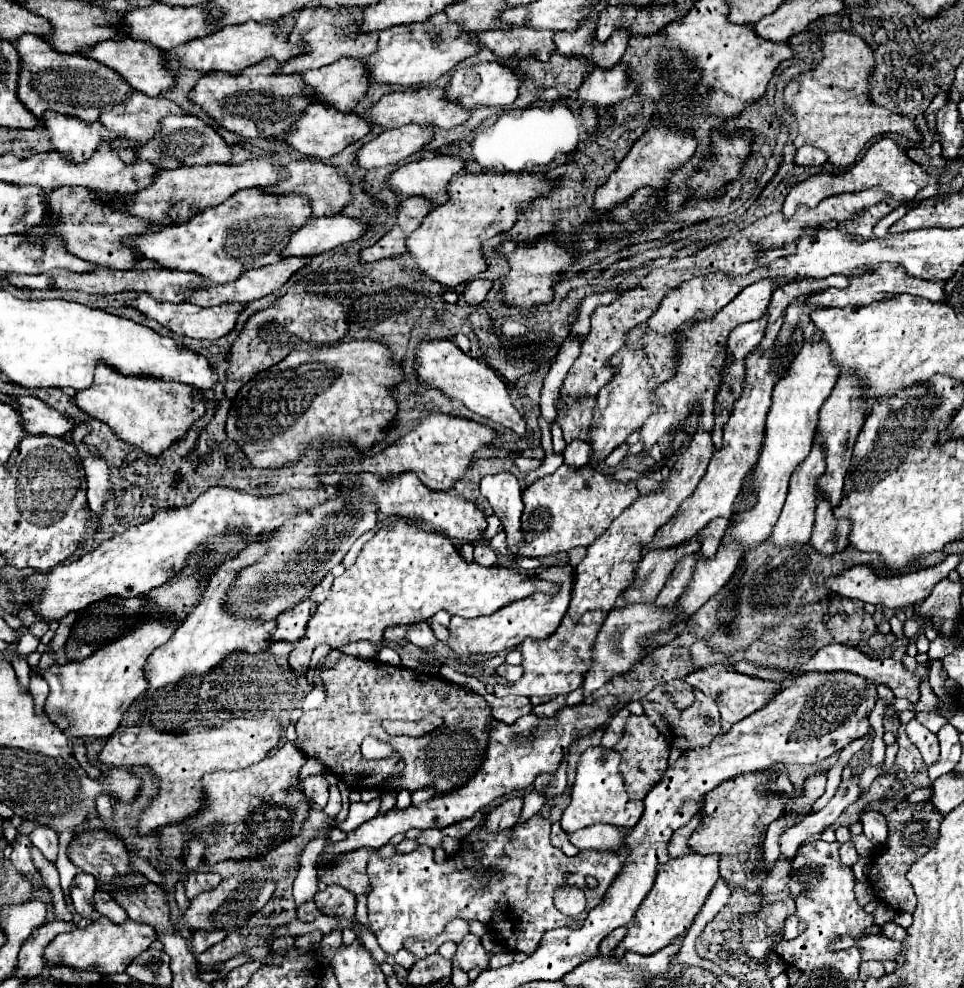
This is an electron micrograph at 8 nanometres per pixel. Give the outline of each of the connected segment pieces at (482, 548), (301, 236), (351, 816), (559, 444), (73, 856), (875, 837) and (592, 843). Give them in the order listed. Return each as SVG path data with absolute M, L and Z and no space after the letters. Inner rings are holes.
M476 545L474 547L474 561L478 563L478 565L482 565L482 567L492 567L492 565L496 565L496 553L490 549L490 547L486 547L486 545Z
M340 213L332 217L320 217L294 233L294 237L290 239L284 251L284 257L320 255L338 245L344 245L362 237L364 231L366 231L366 221L360 221L360 219L352 219Z
M380 799L372 800L371 802L364 803L364 801L358 801L358 803L350 803L350 809L348 809L348 817L342 821L342 823L332 823L332 827L344 831L344 833L350 833L354 829L358 829L362 823L374 819L380 811Z
M552 425L550 427L550 433L552 433L552 447L554 447L554 453L556 455L562 455L564 453L564 447L566 447L566 441L562 439L562 431L558 425Z
M84 831L72 839L66 849L70 861L86 873L92 873L100 883L110 883L114 875L132 873L124 843L108 831Z
M866 807L860 811L860 823L862 823L862 833L874 843L880 845L882 839L888 837L888 825L884 819L880 819L882 813L878 813L874 807Z
M596 823L582 831L576 831L570 835L570 843L578 847L580 851L594 849L594 851L618 851L624 843L624 833L614 825Z

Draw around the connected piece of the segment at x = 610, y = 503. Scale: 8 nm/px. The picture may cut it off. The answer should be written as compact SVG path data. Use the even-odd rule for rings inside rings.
M562 465L558 467L556 473L536 479L530 487L524 489L524 513L522 513L524 545L520 547L520 555L546 557L570 551L580 545L588 547L638 497L640 491L636 489L634 481L620 483L610 475L604 475L592 467L576 469L570 465ZM548 485L554 485L554 489L548 489ZM544 507L550 507L548 515L542 515Z

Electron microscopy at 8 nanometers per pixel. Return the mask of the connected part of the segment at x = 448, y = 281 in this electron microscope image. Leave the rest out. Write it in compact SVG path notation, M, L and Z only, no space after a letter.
M460 173L452 179L448 193L450 199L444 205L432 209L422 225L406 239L418 271L432 277L438 283L456 287L476 279L486 271L488 263L482 253L482 243L494 235L506 233L514 227L518 213L528 209L536 197L548 195L556 183L542 173Z

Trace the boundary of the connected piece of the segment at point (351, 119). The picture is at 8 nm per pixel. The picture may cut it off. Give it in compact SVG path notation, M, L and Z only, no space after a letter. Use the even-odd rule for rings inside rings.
M310 103L304 115L294 123L292 131L284 135L284 141L292 147L296 147L300 153L308 157L316 157L318 161L324 161L340 151L344 151L350 143L360 141L370 133L370 125L366 119L362 119L356 113L342 113L326 103Z

